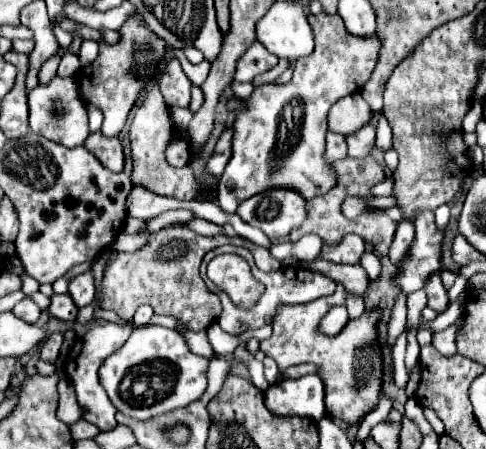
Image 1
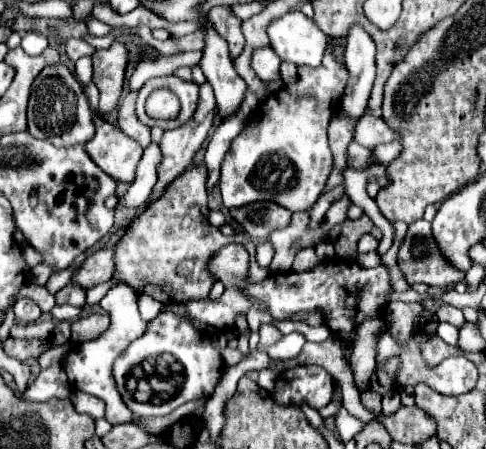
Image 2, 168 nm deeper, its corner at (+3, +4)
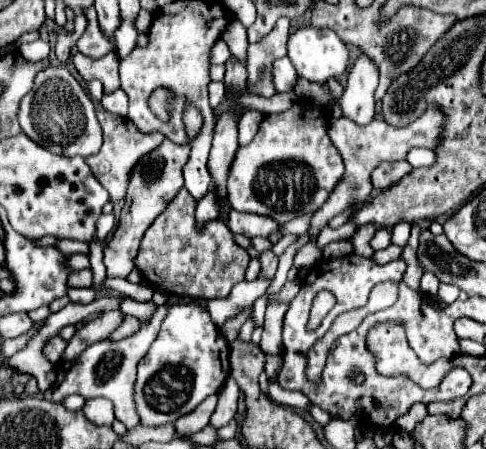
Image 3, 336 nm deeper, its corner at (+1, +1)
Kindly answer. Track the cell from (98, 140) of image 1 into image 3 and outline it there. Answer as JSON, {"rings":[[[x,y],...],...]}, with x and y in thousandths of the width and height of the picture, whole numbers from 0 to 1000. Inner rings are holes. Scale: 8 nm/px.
{"rings":[[[202,247],[202,269],[206,269],[210,292],[214,292],[214,323],[210,323],[210,332],[198,345],[185,345],[177,354],[177,363],[185,367],[185,376],[198,390],[198,399],[226,430],[226,448],[247,448],[259,434],[276,367],[296,345],[305,345],[309,336],[329,327],[337,305],[333,305],[333,296],[288,296],[284,287],[276,287],[276,274],[263,261],[247,261],[247,256],[222,252],[222,247]]]}

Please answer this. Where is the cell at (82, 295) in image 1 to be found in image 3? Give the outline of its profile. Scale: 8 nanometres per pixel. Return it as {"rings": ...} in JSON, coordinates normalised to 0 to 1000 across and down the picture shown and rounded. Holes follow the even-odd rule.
{"rings":[[[337,310],[337,318],[325,332],[317,332],[317,341],[300,345],[276,372],[276,390],[267,394],[259,457],[247,474],[243,506],[235,514],[230,537],[214,550],[214,590],[222,617],[263,617],[276,599],[276,572],[284,563],[284,546],[292,537],[296,514],[333,474],[333,465],[342,465],[342,457],[362,439],[362,430],[379,412],[374,372],[387,359],[387,341],[391,332],[383,332],[383,323],[362,323],[350,310]]]}

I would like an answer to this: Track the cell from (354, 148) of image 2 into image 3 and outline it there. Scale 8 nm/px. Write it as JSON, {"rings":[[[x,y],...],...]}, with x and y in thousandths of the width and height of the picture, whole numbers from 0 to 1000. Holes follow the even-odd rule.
{"rings":[[[786,359],[786,367],[778,367],[765,381],[765,412],[778,421],[794,421],[802,412],[811,412],[815,403],[823,403],[835,385],[844,385],[848,372],[835,359]]]}

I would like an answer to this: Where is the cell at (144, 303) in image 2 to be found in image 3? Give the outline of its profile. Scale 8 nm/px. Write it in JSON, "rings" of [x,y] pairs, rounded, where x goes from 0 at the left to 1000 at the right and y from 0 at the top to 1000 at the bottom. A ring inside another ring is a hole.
{"rings":[[[358,679],[337,710],[321,759],[284,808],[284,835],[276,849],[276,898],[288,924],[288,942],[358,942],[366,929],[407,906],[428,880],[449,875],[473,831],[469,782],[469,759],[457,751],[420,688],[412,688],[407,679]]]}

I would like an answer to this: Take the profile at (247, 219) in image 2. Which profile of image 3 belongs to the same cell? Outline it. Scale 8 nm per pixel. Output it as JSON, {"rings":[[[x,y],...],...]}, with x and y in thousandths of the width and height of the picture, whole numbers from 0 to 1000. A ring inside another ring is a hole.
{"rings":[[[477,465],[469,479],[469,506],[477,519],[498,519],[506,528],[551,528],[572,510],[572,497],[556,483],[539,483],[527,474],[490,474]]]}

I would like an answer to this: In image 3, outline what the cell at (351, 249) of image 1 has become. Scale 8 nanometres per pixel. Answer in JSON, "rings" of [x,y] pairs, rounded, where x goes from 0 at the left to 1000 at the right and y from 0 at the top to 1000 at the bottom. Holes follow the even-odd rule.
{"rings":[[[778,510],[774,523],[765,528],[761,546],[765,546],[770,559],[778,559],[778,555],[794,555],[794,550],[802,546],[802,510]]]}

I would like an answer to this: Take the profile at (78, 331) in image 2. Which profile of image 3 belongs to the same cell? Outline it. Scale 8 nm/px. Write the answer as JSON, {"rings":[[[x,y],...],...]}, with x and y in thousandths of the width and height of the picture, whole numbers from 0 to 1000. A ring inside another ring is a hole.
{"rings":[[[255,702],[247,728],[243,728],[222,755],[226,755],[226,759],[239,759],[239,755],[251,755],[251,751],[259,751],[259,746],[272,746],[276,737],[284,737],[284,710],[272,706],[272,702]]]}

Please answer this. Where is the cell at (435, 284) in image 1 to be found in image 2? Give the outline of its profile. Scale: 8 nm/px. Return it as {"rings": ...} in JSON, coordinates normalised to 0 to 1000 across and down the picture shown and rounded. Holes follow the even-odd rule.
{"rings":[[[909,682],[909,686],[901,690],[897,708],[901,708],[905,717],[922,717],[922,722],[930,722],[930,726],[938,726],[938,731],[951,731],[951,726],[959,722],[959,708],[955,708],[951,690],[947,690],[947,686],[934,686],[934,682]]]}

